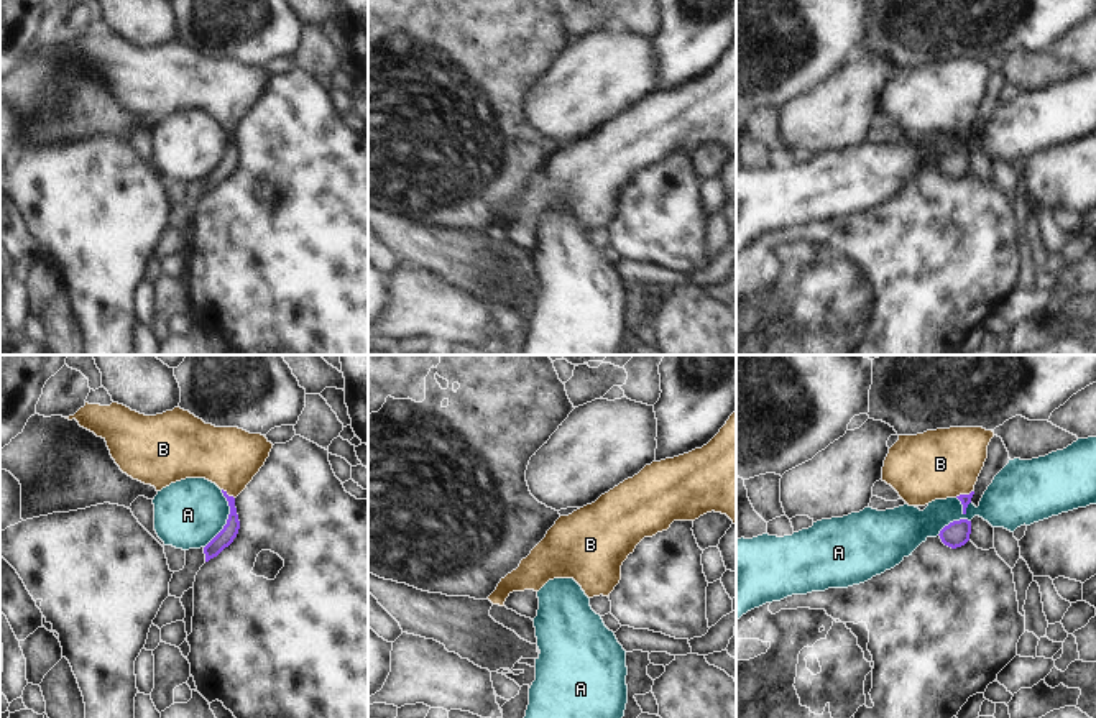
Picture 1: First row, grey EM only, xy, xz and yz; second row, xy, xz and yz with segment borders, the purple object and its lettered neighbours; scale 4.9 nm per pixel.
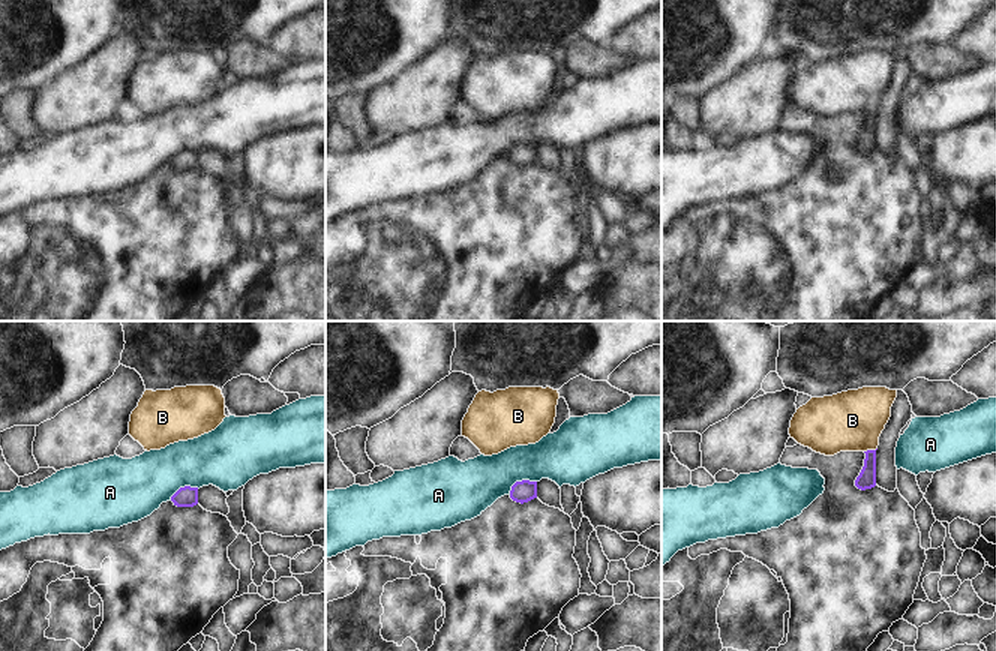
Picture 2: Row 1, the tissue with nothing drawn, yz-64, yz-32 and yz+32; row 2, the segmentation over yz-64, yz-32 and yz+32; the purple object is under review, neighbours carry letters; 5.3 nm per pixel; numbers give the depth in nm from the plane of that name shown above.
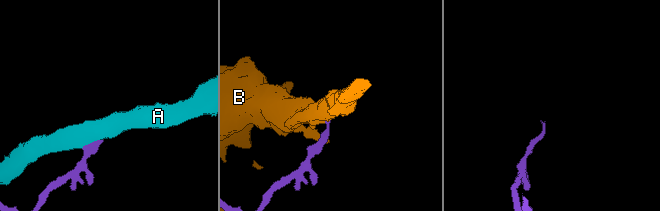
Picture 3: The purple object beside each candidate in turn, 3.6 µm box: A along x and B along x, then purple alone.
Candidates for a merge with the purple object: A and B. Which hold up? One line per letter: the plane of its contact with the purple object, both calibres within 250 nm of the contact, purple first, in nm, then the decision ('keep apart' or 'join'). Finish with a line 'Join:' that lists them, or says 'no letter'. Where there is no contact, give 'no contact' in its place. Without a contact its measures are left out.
A: meets purple in xy; 80 nm thick on the purple side, 340 nm on the other; keep apart
B: meets purple in yz; 50 nm thick on the purple side, 340 nm on the other; join
Join: B

